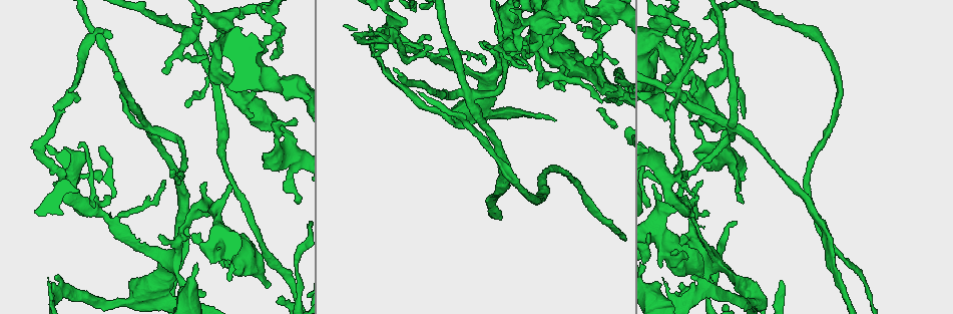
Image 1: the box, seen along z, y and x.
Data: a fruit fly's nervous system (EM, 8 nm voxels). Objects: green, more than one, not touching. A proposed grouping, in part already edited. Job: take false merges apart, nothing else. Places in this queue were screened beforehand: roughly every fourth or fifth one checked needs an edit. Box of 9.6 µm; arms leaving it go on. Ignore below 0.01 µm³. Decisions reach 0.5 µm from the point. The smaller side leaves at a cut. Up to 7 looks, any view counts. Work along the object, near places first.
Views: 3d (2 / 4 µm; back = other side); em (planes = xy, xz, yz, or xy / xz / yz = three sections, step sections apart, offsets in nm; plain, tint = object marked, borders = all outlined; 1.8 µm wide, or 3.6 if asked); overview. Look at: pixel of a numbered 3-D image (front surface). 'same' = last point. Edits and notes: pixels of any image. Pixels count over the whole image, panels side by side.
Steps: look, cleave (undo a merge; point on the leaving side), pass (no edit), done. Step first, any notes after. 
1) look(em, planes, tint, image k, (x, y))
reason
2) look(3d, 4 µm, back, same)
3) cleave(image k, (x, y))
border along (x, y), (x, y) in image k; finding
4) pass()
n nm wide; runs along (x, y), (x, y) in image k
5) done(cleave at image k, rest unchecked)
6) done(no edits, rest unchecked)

look(3d, 4 µm, image 1, (493, 73))
looks like a crossing

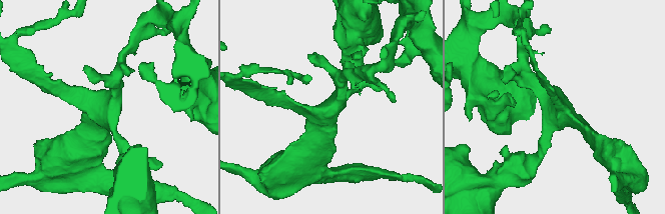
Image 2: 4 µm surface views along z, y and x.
look(em, planes, tint, image 2, (334, 104))
4 arms

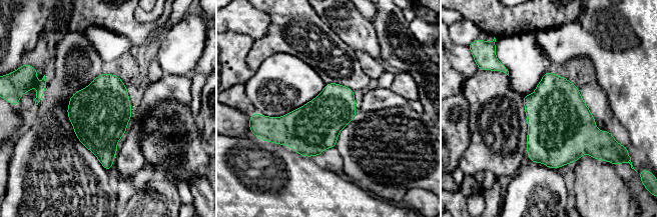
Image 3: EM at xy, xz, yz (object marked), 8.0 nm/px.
pass()
380 nm wide; continuous, no second cell

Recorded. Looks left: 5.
look(em, planes, tint, image 1, (674, 180))

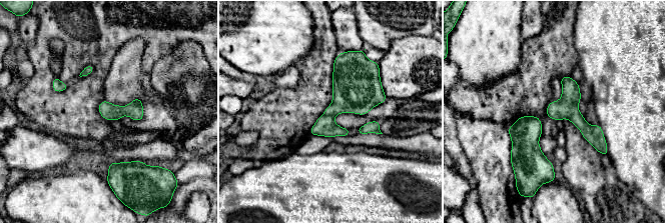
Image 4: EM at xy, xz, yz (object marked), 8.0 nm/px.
pass()
runs along (563, 79), (570, 111), (604, 146) in image 4; continuous, no second cell

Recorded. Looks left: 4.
look(3d, 2 µm, image 1, (698, 232))
side arm on a straight run

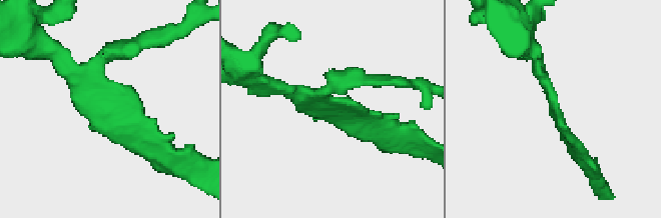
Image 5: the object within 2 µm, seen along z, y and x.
look(em, yz, step 4, borders, image 5, (329, 105))
3 arms; need the tissue

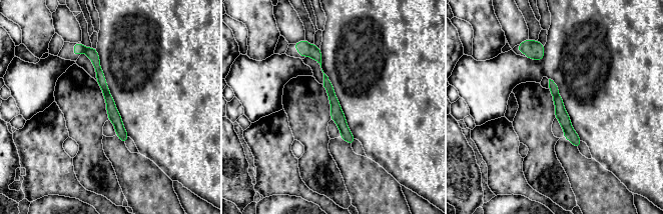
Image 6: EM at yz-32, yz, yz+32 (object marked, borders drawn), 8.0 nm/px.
look(em, planes, borders, same)

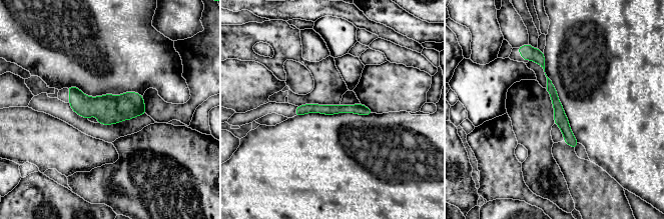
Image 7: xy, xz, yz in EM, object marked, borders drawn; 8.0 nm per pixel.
pass()
runs along (297, 111), (362, 109), (369, 112) in image 7; all the same cell

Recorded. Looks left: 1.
done(no edits, rest unchecked)

